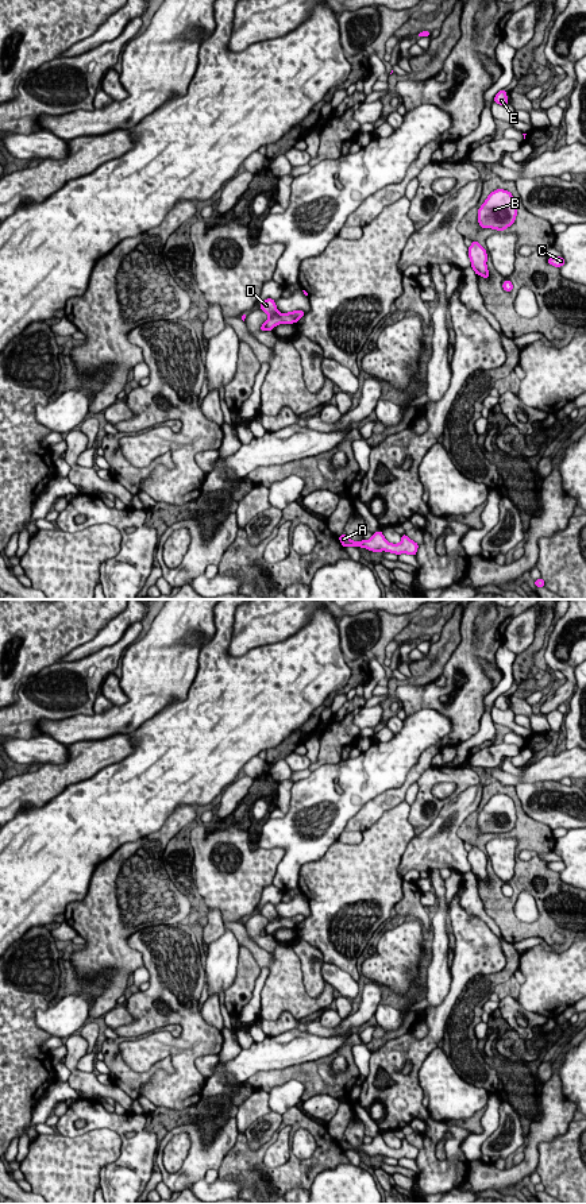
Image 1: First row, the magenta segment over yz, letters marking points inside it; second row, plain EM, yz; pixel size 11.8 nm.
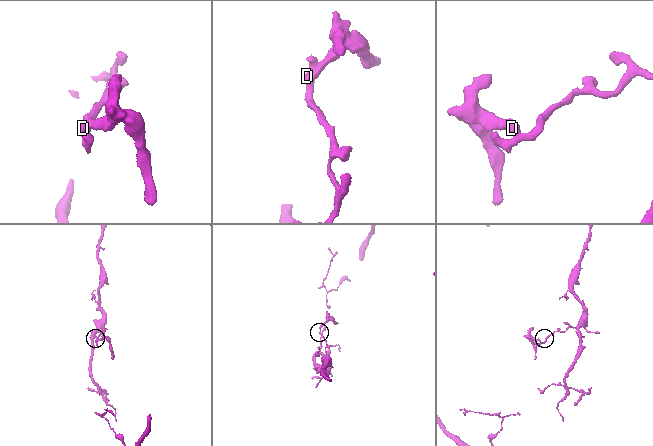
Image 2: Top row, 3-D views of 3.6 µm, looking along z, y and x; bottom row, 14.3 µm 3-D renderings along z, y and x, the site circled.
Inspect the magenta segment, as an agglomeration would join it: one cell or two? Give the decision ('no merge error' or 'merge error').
merge error

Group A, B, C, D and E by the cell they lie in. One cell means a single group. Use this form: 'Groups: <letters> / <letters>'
Groups: A B C E / D

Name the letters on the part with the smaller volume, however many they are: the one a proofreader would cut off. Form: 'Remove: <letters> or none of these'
Remove: D

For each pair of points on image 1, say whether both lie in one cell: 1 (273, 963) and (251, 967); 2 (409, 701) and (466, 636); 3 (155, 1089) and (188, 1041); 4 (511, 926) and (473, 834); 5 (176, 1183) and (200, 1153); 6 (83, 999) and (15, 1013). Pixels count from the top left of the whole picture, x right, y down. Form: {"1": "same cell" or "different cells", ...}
{"1": "different cells", "2": "same cell", "3": "same cell", "4": "same cell", "5": "same cell", "6": "different cells"}

